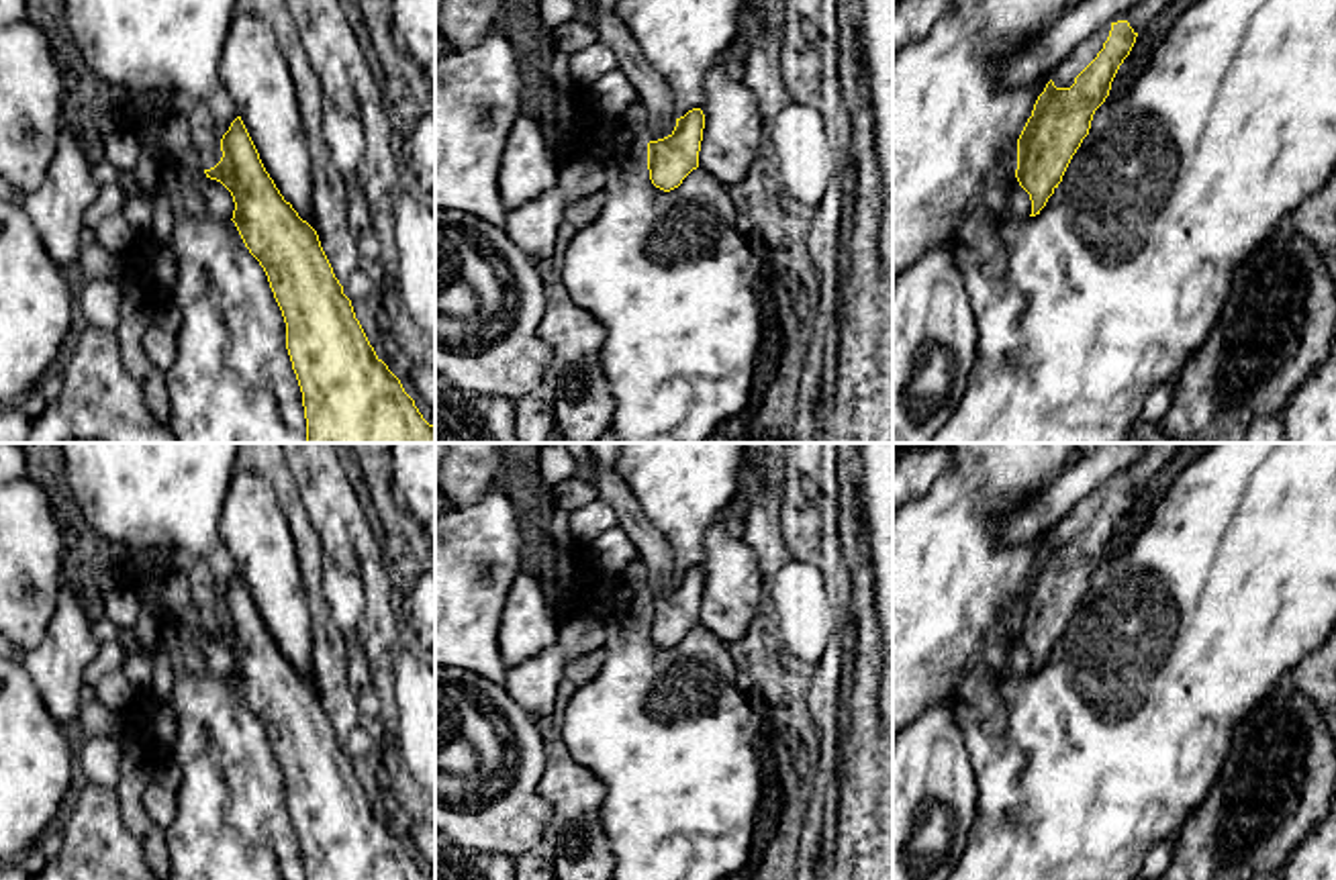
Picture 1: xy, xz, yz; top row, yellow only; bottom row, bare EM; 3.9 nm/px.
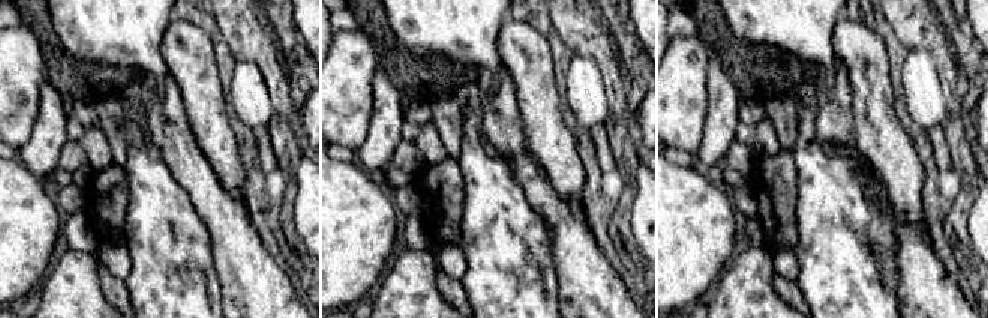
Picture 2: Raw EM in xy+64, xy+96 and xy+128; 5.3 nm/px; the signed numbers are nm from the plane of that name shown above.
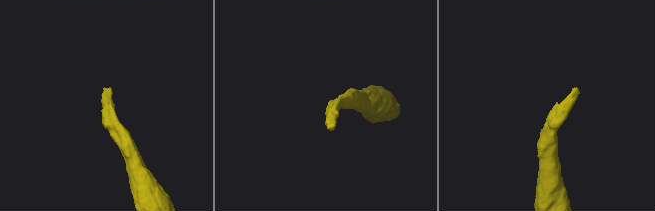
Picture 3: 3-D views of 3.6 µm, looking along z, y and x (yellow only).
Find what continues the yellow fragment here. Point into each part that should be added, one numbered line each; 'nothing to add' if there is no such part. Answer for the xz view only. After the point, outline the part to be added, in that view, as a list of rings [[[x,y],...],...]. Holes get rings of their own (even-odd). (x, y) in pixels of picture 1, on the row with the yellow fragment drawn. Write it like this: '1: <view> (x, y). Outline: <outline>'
1: xz (654, 94). Outline: [[[592,4],[597,41],[609,45],[619,57],[619,69],[637,90],[637,104],[643,108],[646,143],[672,135],[676,127],[674,94],[668,82],[648,67],[641,49],[629,29],[613,12],[605,12]]]

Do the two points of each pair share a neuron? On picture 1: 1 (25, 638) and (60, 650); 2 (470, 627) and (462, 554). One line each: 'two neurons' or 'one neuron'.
1: two neurons
2: one neuron

